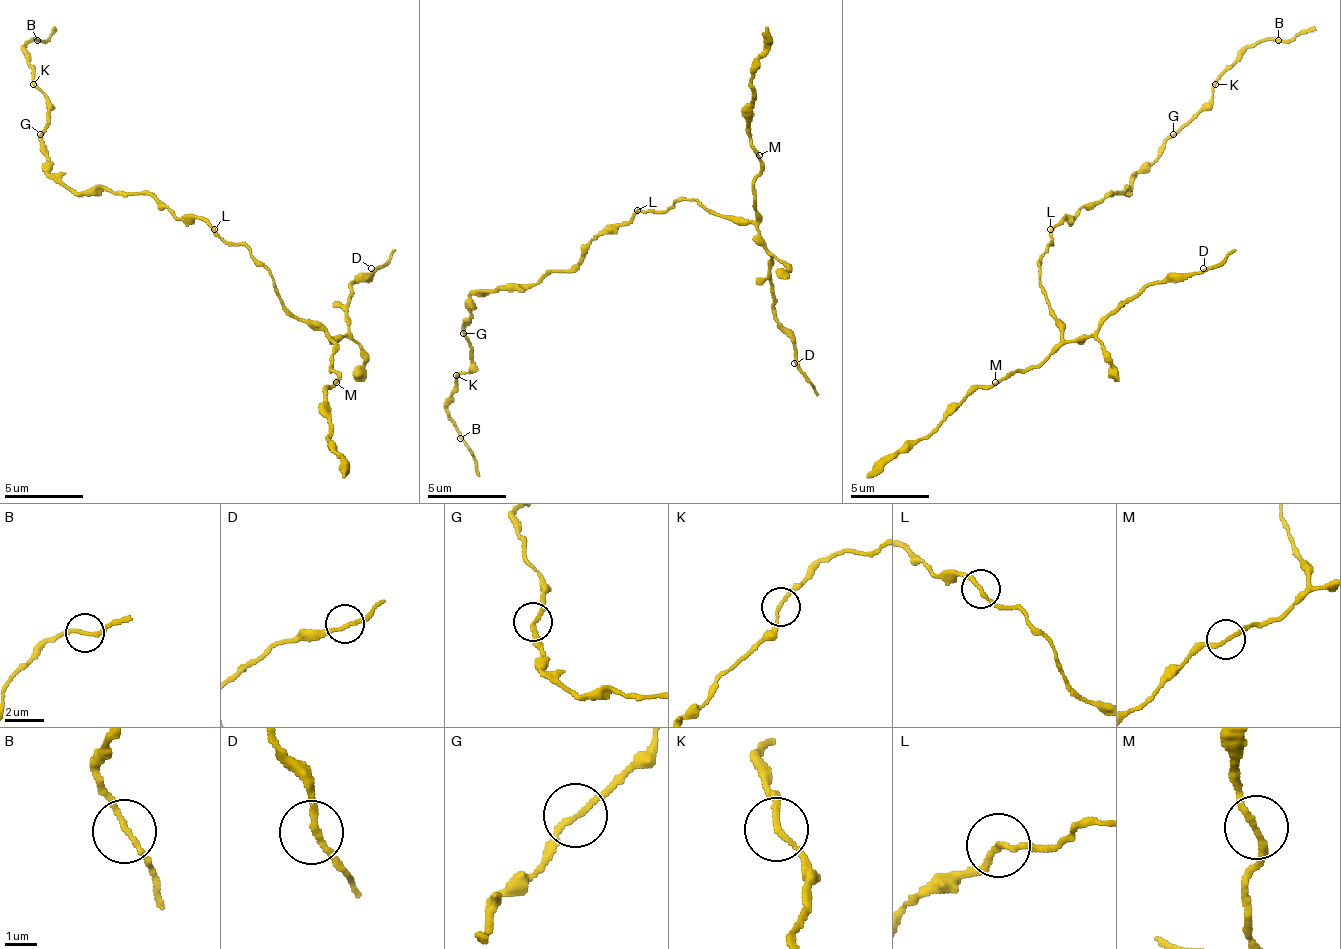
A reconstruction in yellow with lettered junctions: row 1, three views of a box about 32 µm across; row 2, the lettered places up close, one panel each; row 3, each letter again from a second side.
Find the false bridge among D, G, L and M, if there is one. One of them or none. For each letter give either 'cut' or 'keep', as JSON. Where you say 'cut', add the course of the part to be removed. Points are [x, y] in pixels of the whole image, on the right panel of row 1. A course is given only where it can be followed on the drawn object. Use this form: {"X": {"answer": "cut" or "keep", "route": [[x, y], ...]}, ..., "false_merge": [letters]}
{"D": {"answer": "keep"}, "G": {"answer": "keep"}, "L": {"answer": "keep"}, "M": {"answer": "keep"}, "false_merge": []}

